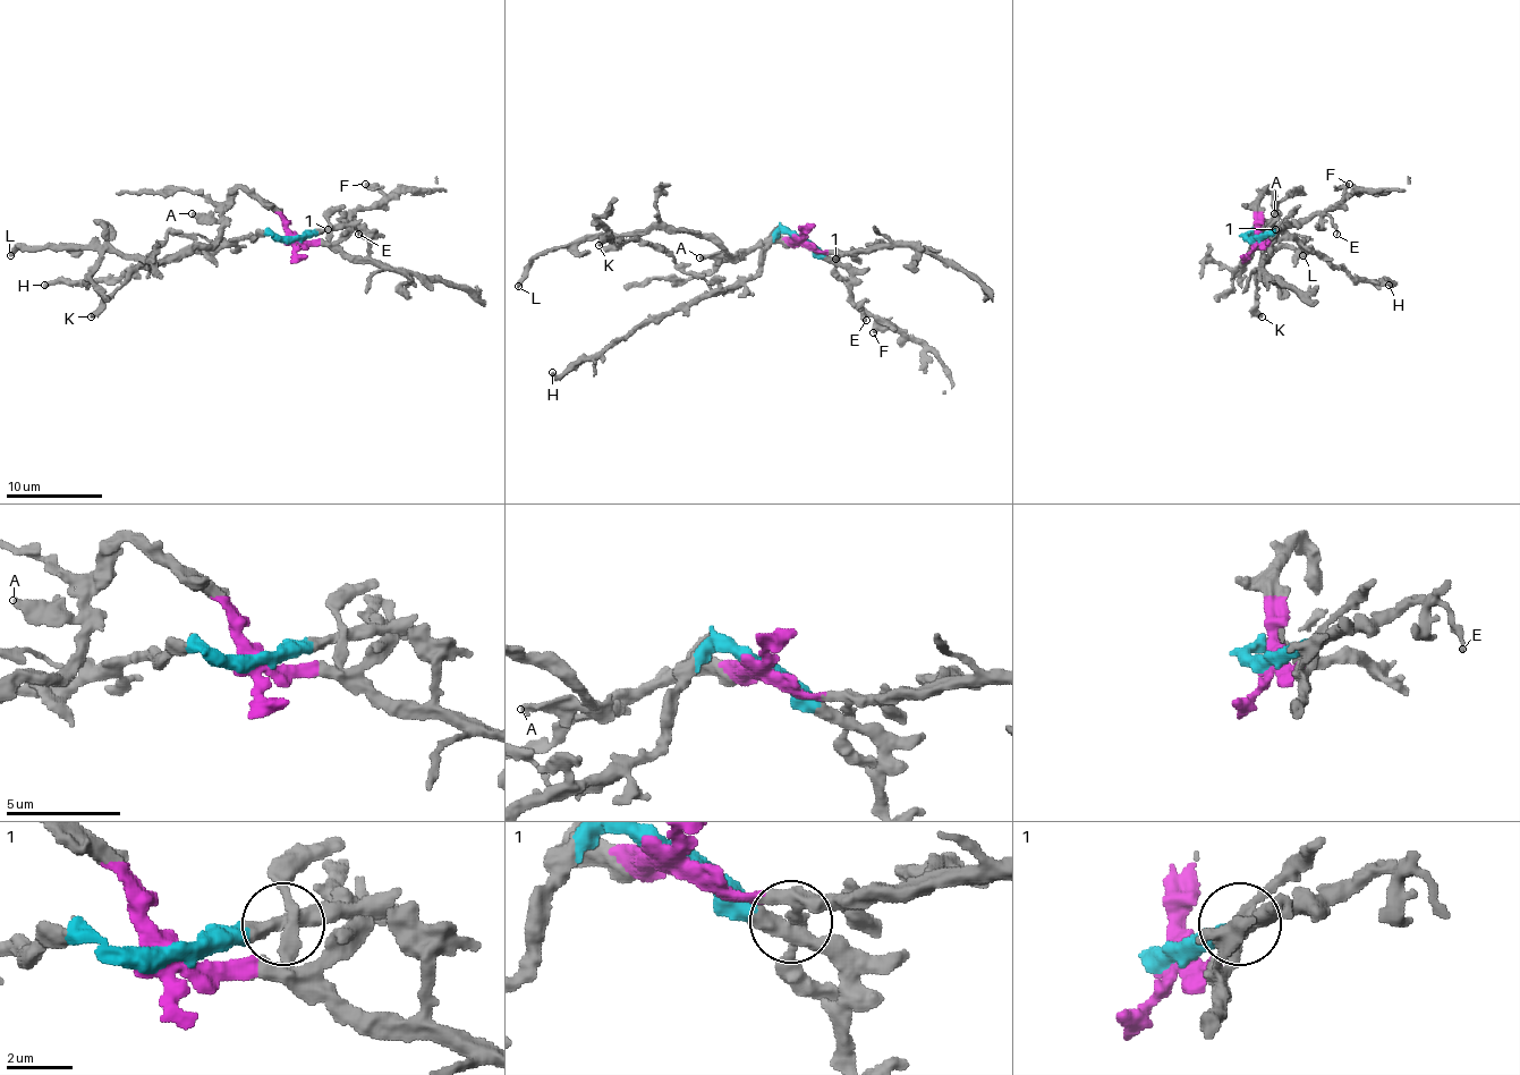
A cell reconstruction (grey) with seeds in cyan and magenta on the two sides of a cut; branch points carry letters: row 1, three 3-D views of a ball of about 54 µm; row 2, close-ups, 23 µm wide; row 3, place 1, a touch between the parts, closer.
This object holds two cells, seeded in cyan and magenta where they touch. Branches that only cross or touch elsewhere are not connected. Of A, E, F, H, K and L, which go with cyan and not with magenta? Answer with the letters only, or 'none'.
E, F, H, K

